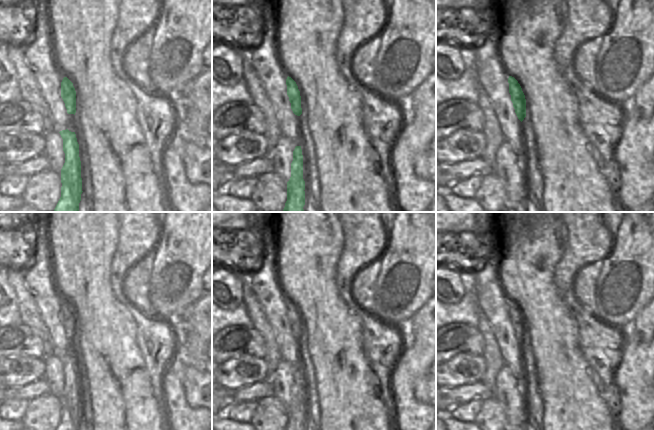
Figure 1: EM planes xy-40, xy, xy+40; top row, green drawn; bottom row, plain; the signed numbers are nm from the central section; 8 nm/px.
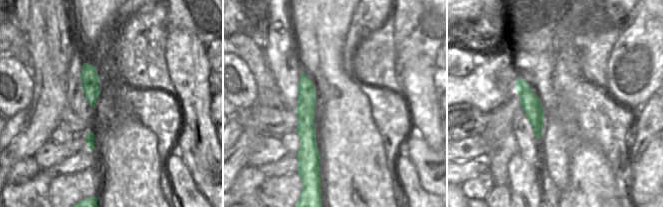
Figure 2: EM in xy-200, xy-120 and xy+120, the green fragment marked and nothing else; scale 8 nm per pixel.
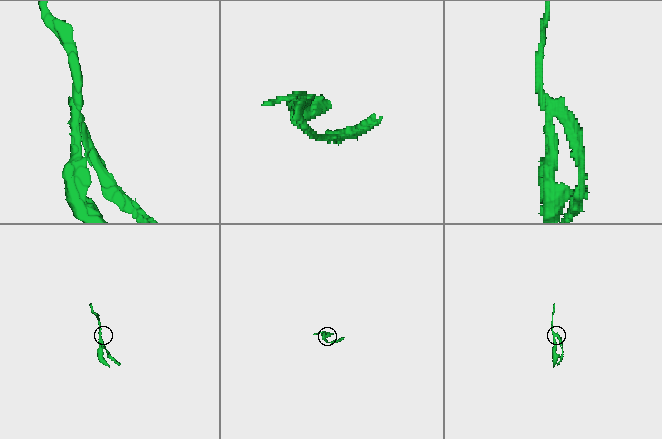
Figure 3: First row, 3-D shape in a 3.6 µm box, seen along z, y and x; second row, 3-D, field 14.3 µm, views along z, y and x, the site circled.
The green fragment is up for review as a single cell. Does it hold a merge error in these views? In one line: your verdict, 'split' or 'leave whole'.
split

